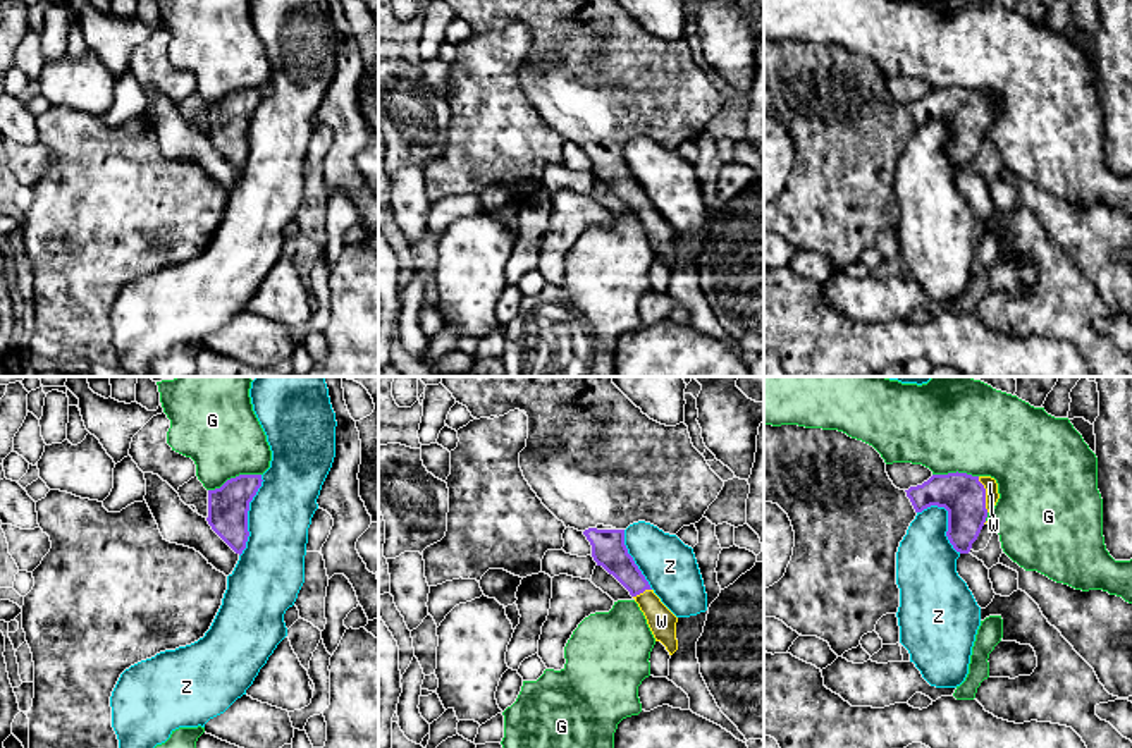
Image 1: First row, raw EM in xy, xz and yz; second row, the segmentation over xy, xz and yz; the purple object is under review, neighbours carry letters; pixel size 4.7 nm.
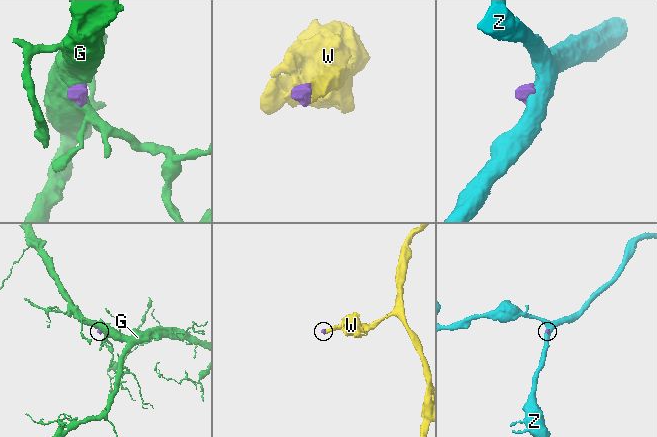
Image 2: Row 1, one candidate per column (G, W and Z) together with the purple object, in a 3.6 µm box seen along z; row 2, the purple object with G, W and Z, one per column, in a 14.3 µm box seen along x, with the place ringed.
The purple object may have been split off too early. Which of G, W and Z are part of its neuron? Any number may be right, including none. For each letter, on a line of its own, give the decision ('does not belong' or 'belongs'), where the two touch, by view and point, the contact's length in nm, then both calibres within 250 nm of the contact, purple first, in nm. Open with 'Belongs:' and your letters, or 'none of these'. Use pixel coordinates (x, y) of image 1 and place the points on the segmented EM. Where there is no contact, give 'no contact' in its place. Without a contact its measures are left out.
Belongs: W
G: does not belong | xy (236, 477) | 260 nm | 190/380 nm
W: belongs | yz (984, 494) | 180 nm | 200/70 nm
Z: does not belong | xy (246, 516) | 400 nm | 190/300 nm

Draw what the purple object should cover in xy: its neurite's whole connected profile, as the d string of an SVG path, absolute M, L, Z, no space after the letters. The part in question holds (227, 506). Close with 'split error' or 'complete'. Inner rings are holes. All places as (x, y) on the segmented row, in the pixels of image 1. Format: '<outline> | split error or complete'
M239 475L220 488L208 490L208 524L236 552L243 554L249 536L249 502L261 487L261 475Z | complete

